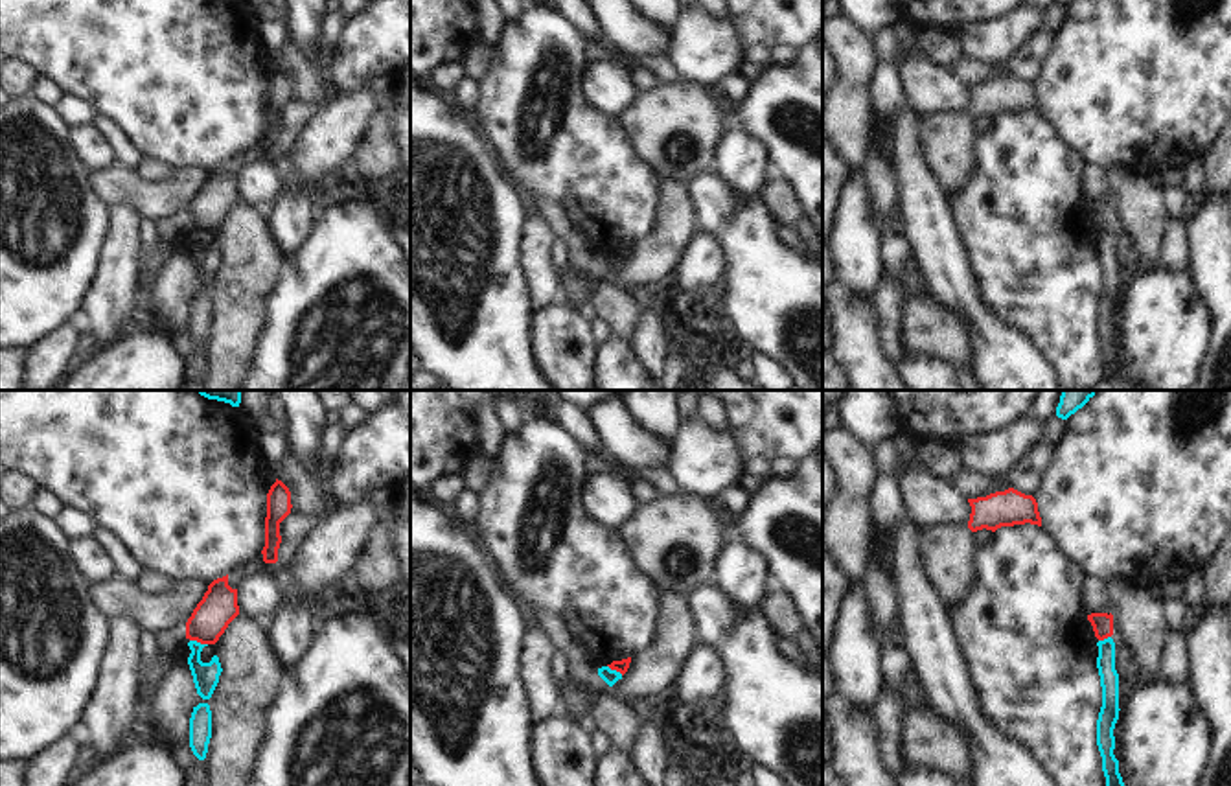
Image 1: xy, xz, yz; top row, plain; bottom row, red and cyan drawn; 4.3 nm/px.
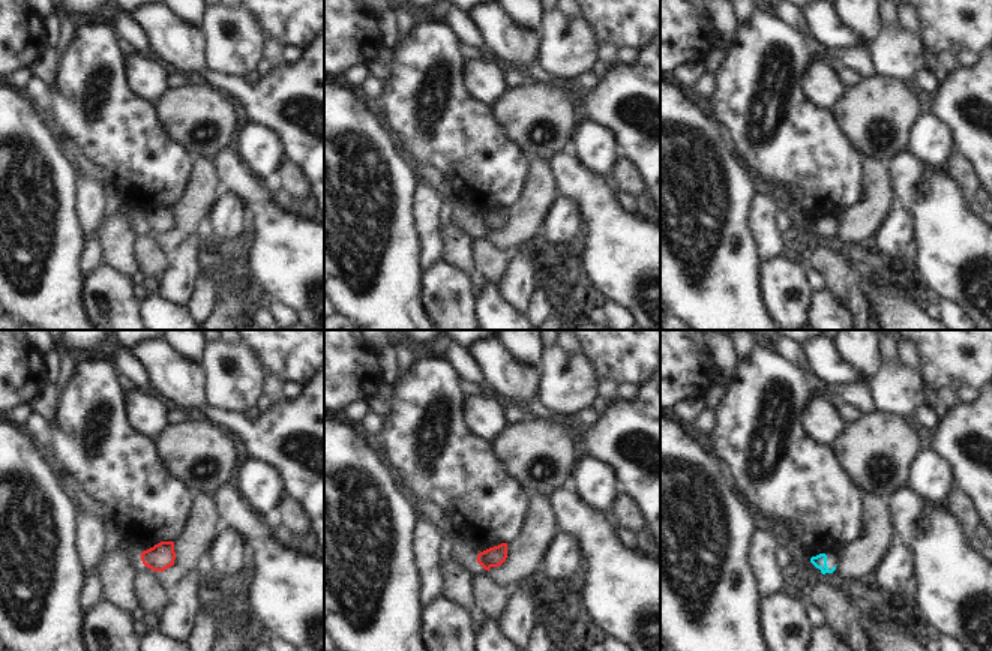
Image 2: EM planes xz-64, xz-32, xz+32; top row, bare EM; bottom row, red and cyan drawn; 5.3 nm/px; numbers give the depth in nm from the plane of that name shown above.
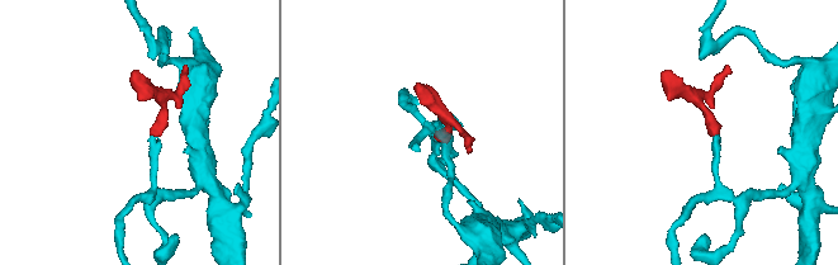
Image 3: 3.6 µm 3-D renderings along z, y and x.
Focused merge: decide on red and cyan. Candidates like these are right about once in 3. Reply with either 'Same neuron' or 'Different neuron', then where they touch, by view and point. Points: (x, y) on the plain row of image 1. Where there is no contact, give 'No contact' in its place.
Different neuron. Touches red at xy (199, 229)

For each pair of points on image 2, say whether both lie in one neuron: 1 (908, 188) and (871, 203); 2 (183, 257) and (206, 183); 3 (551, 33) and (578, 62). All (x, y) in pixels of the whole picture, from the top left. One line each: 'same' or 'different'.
1: different
2: different
3: same

